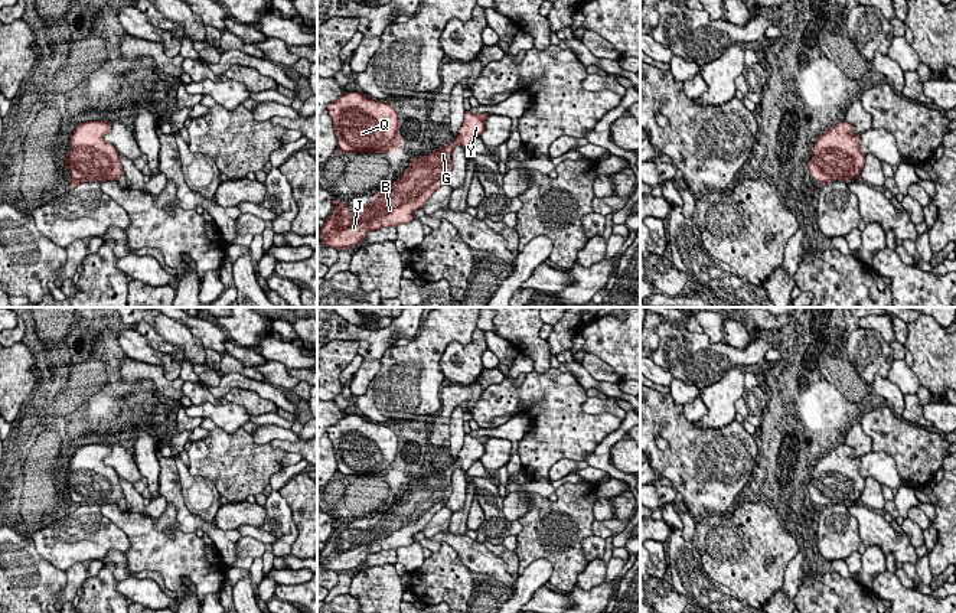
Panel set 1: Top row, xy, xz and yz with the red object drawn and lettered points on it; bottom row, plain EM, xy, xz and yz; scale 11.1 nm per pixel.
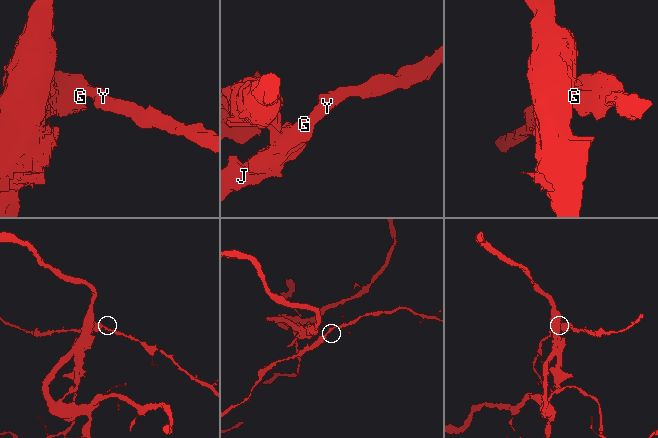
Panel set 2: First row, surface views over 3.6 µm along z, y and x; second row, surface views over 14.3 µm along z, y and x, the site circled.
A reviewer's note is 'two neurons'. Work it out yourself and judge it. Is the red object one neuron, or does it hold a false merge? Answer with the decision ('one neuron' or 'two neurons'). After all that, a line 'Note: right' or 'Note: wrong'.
two neurons
Note: right

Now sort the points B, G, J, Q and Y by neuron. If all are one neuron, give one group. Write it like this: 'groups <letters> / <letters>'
groups B J Y / G Q

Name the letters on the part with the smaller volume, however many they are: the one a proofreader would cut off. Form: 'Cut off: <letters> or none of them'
Cut off: B, J, Y

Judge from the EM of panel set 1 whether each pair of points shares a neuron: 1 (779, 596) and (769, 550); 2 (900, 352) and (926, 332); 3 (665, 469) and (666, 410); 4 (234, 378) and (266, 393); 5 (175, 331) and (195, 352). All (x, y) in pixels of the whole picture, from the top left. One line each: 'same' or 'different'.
1: different
2: different
3: same
4: same
5: same

